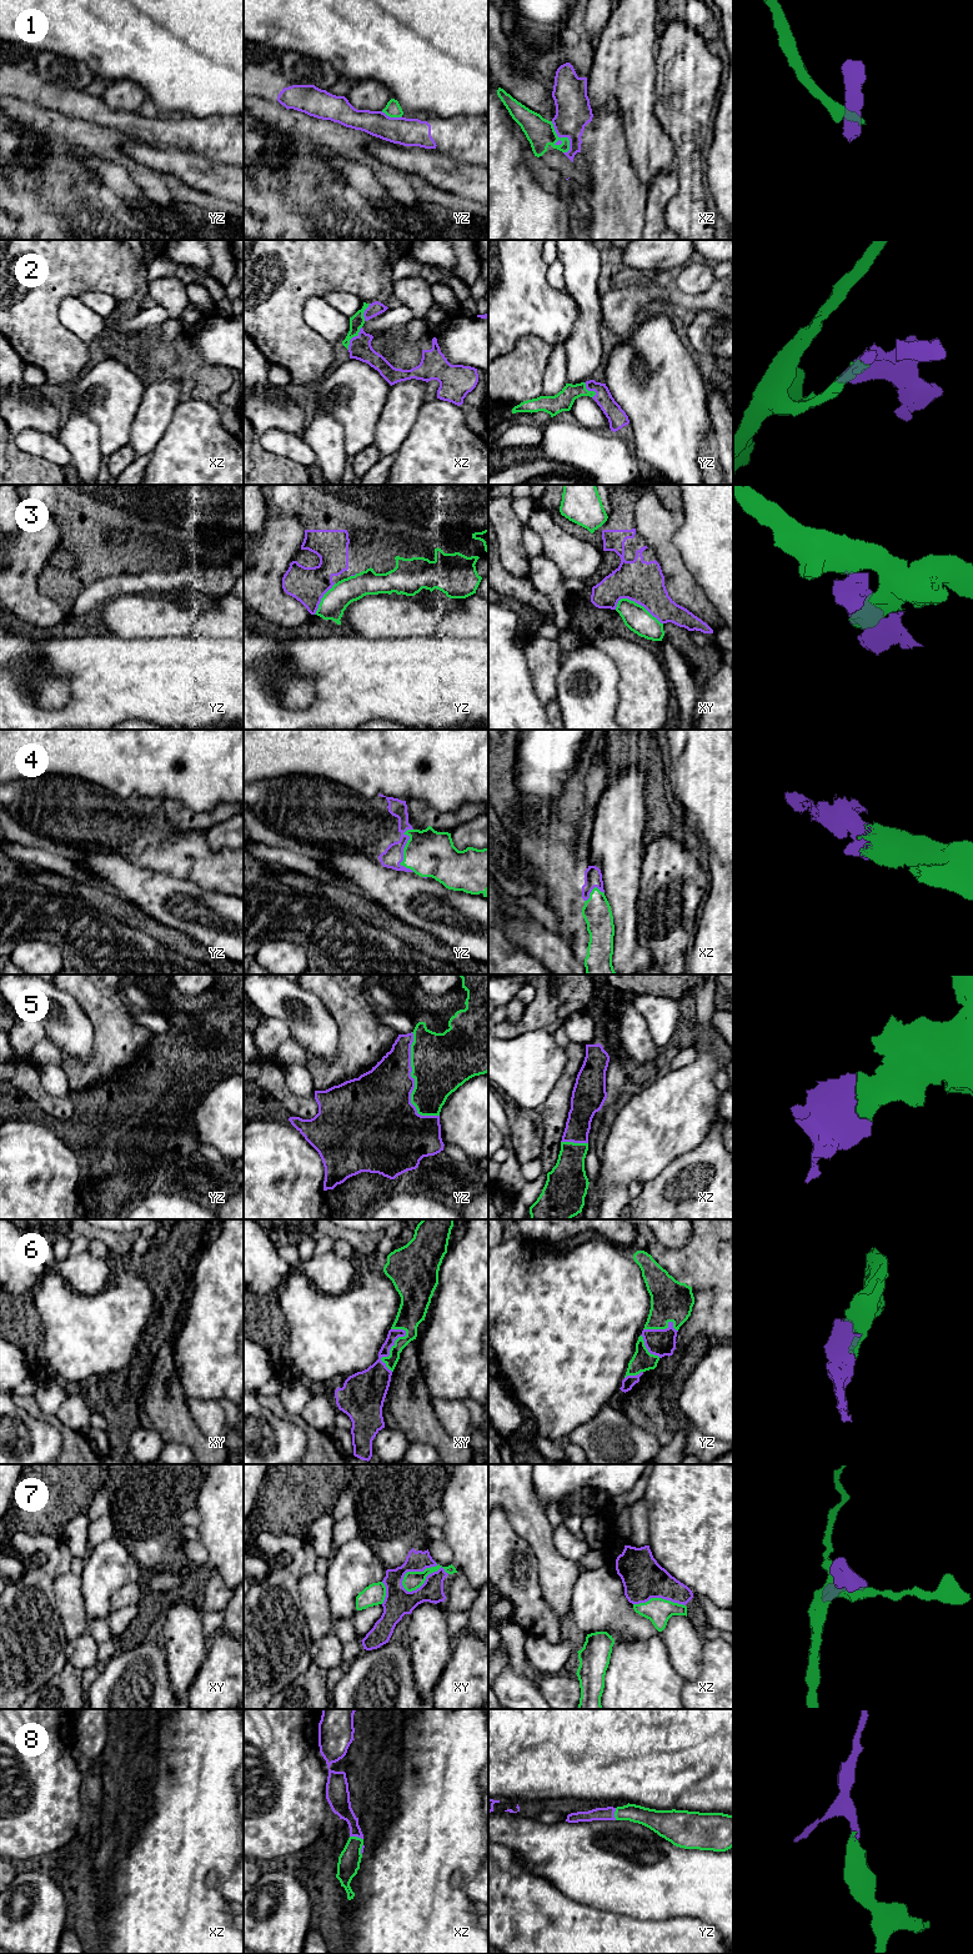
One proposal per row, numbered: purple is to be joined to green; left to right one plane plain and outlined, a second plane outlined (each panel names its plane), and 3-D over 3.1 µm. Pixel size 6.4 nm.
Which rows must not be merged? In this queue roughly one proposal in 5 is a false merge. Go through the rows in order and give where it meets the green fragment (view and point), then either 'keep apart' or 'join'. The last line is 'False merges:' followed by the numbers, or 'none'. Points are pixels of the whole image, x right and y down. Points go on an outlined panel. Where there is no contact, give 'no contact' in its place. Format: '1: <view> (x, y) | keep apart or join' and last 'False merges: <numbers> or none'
1: xz (562, 138) | keep apart
2: xz (352, 336) | join
3: xy (640, 605) | keep apart
4: yz (404, 853) | join
5: yz (415, 1083) | join
6: xy (390, 1349) | join
7: xy (425, 1579) | keep apart
8: xz (356, 1837) | join
False merges: 1, 3, 7

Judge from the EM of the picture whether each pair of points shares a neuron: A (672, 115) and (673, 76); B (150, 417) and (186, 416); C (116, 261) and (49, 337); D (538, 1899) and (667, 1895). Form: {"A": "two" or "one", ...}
{"A": "one", "B": "two", "C": "one", "D": "two"}

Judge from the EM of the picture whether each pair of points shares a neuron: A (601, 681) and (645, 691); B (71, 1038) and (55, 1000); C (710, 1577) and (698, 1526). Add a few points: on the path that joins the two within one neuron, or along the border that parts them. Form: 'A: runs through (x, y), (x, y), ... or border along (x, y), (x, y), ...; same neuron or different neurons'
A: border along (610, 656), (618, 672), (616, 714); different neurons
B: runs through (69, 1028), (56, 1010); same neuron
C: runs through (710, 1564), (710, 1538); same neuron

